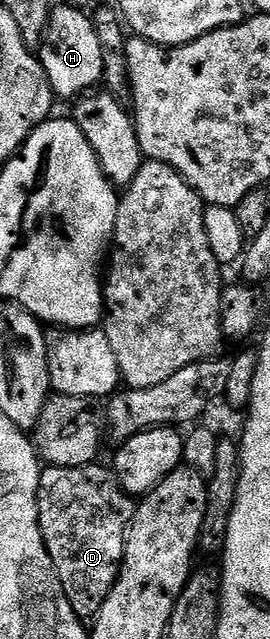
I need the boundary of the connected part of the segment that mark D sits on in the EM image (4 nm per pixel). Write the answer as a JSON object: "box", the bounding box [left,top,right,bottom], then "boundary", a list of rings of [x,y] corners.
{"box":[38,465,134,621],"boundary":[[[89,465],[87,467],[54,467],[45,466],[40,473],[40,484],[38,485],[38,517],[40,518],[40,528],[42,529],[42,537],[46,549],[50,553],[50,561],[54,561],[54,569],[58,573],[58,577],[62,581],[62,589],[66,589],[66,597],[70,601],[70,605],[74,609],[74,613],[79,619],[85,621],[95,620],[99,615],[102,605],[106,601],[106,597],[112,591],[112,586],[116,584],[116,580],[120,577],[120,568],[124,561],[124,546],[128,540],[128,527],[132,524],[134,514],[133,496],[127,495],[120,488],[120,483],[116,480],[115,474],[107,466]]]}

